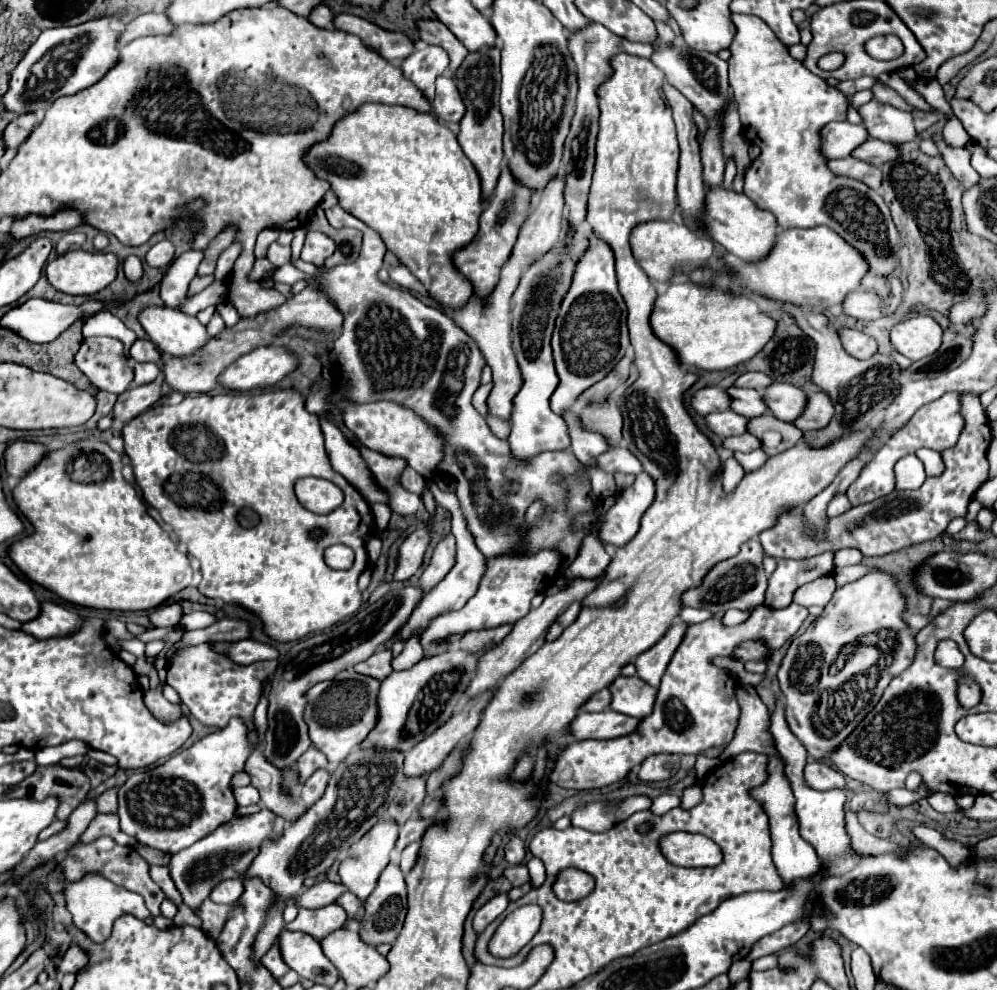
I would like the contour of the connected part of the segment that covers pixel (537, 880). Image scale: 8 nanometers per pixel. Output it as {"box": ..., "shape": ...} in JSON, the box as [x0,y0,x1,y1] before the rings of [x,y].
{"box":[528,857,546,887],"shape":[[[532,857],[528,863],[528,869],[530,869],[530,881],[532,881],[532,887],[538,887],[544,883],[546,879],[546,873],[544,873],[544,863],[540,863],[540,859]]]}

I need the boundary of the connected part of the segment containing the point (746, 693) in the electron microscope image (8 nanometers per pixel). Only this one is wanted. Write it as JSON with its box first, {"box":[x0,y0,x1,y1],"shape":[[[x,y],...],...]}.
{"box":[718,685,778,761],"shape":[[[738,685],[736,699],[740,705],[738,727],[736,727],[732,743],[728,743],[728,747],[724,747],[724,751],[718,759],[726,761],[744,751],[778,755],[778,751],[774,749],[772,735],[768,731],[770,713],[768,713],[766,705],[762,703],[762,699],[758,697],[756,689],[752,685]]]}

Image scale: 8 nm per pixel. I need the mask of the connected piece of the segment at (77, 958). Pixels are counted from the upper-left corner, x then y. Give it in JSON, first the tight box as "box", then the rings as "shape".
{"box":[58,945,88,973],"shape":[[[72,945],[58,961],[60,973],[78,973],[82,967],[88,965],[88,951],[78,945]]]}

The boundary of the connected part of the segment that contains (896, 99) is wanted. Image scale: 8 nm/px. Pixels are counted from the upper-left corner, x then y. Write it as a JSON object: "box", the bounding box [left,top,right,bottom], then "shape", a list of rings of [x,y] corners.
{"box":[870,81,912,111],"shape":[[[876,81],[870,91],[876,97],[876,101],[880,101],[880,103],[888,103],[888,105],[892,105],[896,109],[902,109],[902,111],[912,111],[912,107],[894,89],[890,89],[888,85],[884,85],[880,81]]]}

